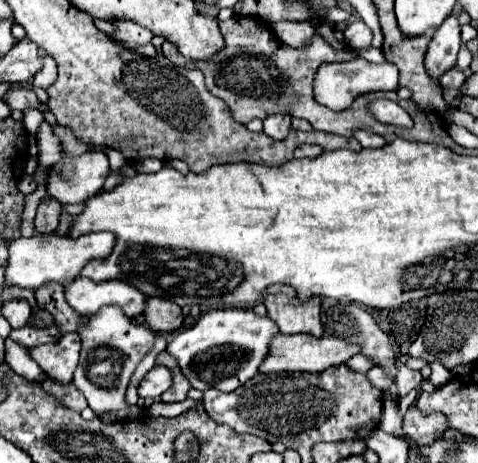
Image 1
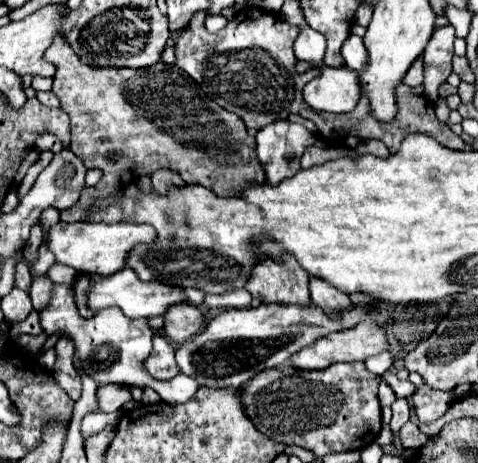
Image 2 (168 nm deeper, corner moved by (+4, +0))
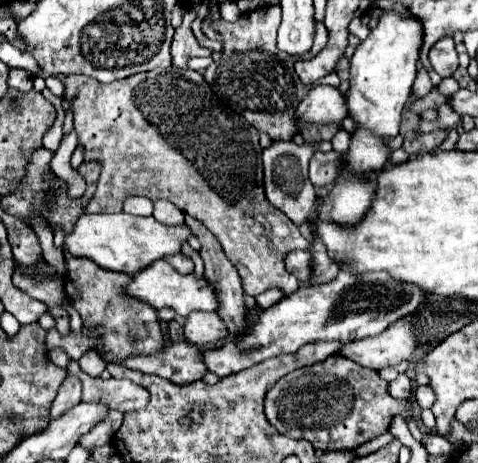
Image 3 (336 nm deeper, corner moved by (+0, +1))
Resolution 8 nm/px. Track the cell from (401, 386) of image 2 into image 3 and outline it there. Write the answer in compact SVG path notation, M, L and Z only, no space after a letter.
M420 385L420 387L416 387L414 397L416 397L416 401L418 401L420 407L432 407L432 403L434 403L434 393L432 393L430 385Z

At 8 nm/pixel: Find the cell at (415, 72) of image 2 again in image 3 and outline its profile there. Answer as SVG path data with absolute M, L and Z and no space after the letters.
M418 67L418 75L416 75L416 81L414 81L414 87L412 87L412 91L414 91L414 95L416 97L424 97L424 95L428 95L430 91L432 91L432 81L430 81L430 75L428 75L428 69L426 67Z

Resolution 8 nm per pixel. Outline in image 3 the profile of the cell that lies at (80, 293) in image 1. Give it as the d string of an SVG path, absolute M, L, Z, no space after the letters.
M154 261L146 269L134 273L132 281L126 285L126 295L152 305L154 309L172 309L176 315L186 317L192 311L216 311L218 303L214 297L214 289L206 283L206 279L196 279L194 275L180 275L166 261Z

